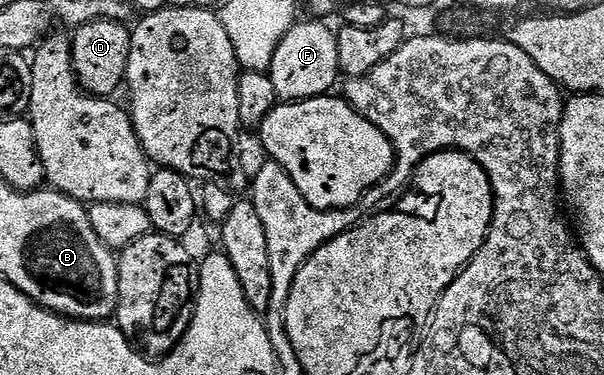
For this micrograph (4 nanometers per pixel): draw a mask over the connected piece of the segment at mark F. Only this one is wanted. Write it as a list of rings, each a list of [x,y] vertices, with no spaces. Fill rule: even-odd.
[[[297,21],[293,23],[292,28],[284,34],[274,53],[270,74],[274,81],[277,100],[316,99],[320,95],[329,94],[333,90],[331,87],[335,85],[336,78],[341,78],[337,32],[331,31],[327,22],[311,22]]]

